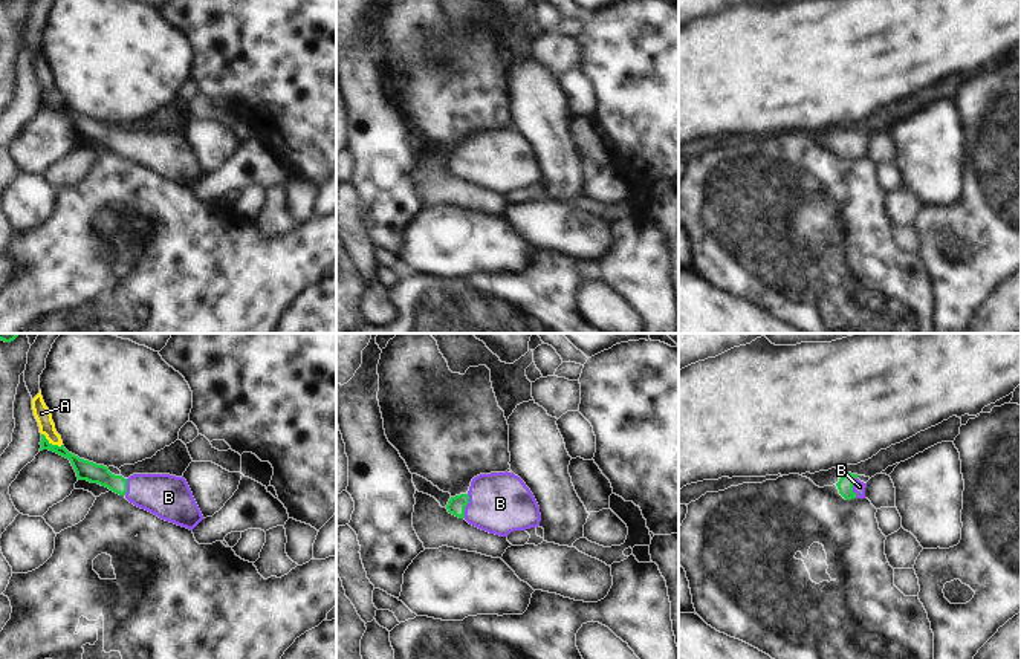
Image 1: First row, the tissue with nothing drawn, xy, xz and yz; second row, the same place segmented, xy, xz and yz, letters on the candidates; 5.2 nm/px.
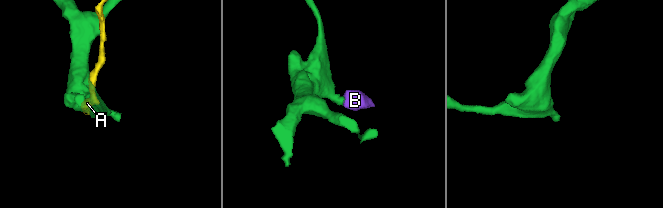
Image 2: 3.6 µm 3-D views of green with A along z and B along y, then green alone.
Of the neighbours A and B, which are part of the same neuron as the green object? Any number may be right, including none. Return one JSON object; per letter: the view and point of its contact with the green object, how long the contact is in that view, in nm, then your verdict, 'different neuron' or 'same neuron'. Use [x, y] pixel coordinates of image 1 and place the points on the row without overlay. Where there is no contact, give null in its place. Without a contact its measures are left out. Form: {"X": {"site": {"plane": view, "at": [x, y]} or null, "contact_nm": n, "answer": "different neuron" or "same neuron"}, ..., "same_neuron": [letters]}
{"A": {"site": {"plane": "xy", "at": [51, 101]}, "contact_nm": 130, "answer": "different neuron"}, "B": {"site": {"plane": "xz", "at": [465, 164]}, "contact_nm": 130, "answer": "same neuron"}, "same_neuron": ["B"]}

